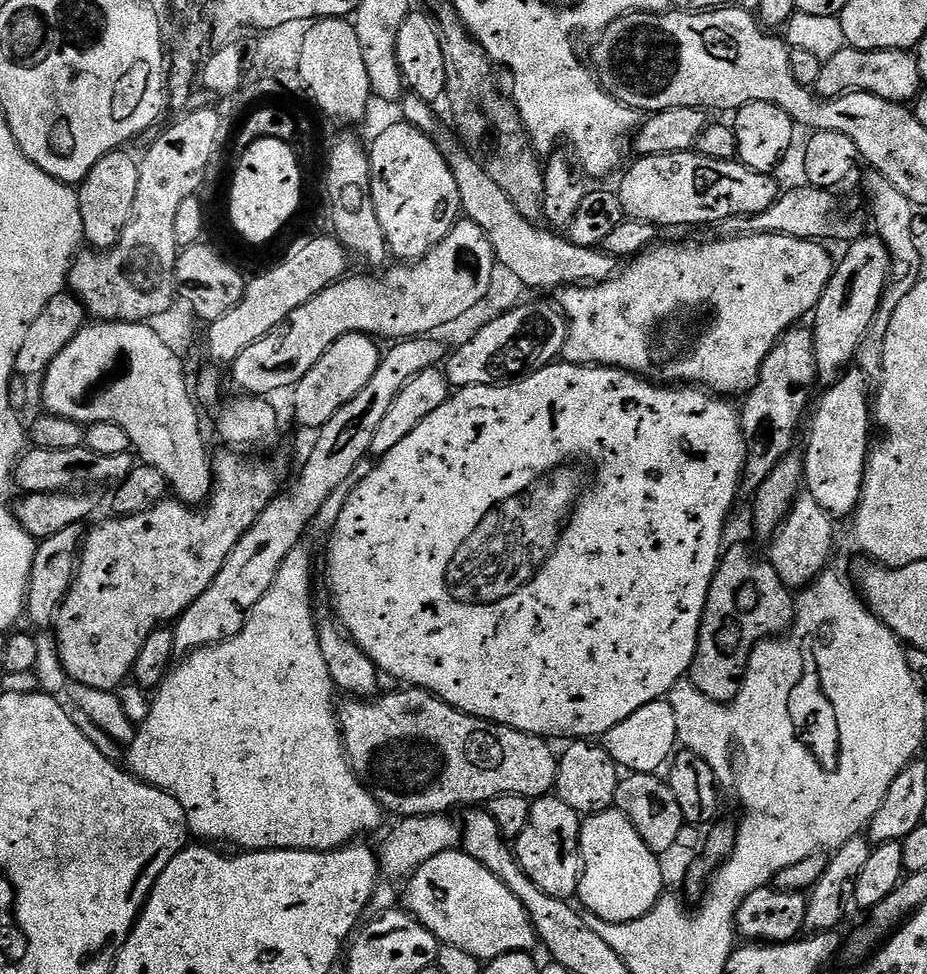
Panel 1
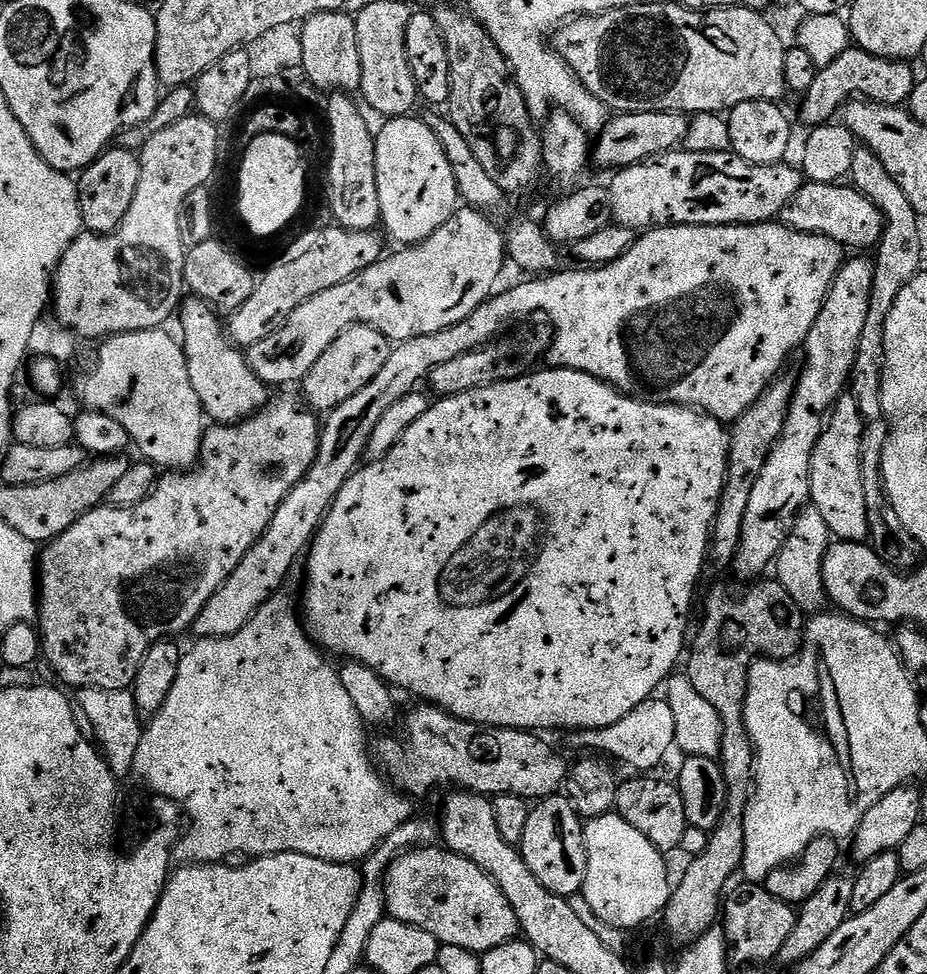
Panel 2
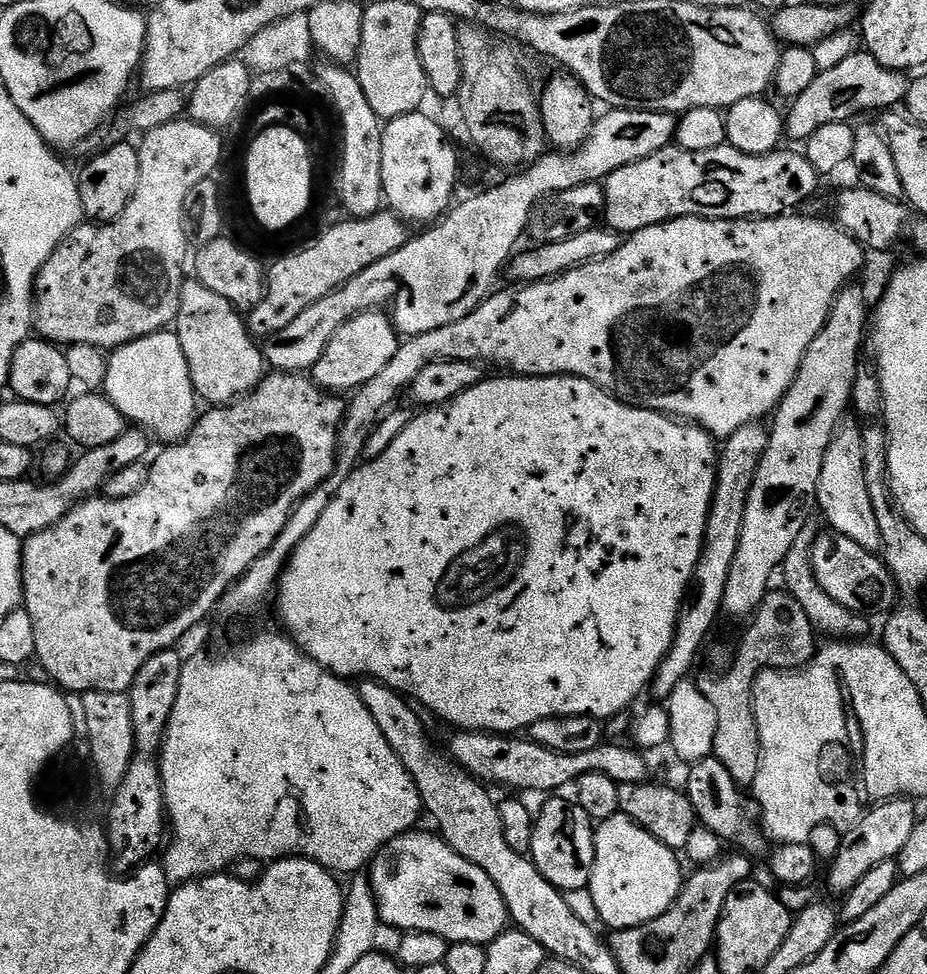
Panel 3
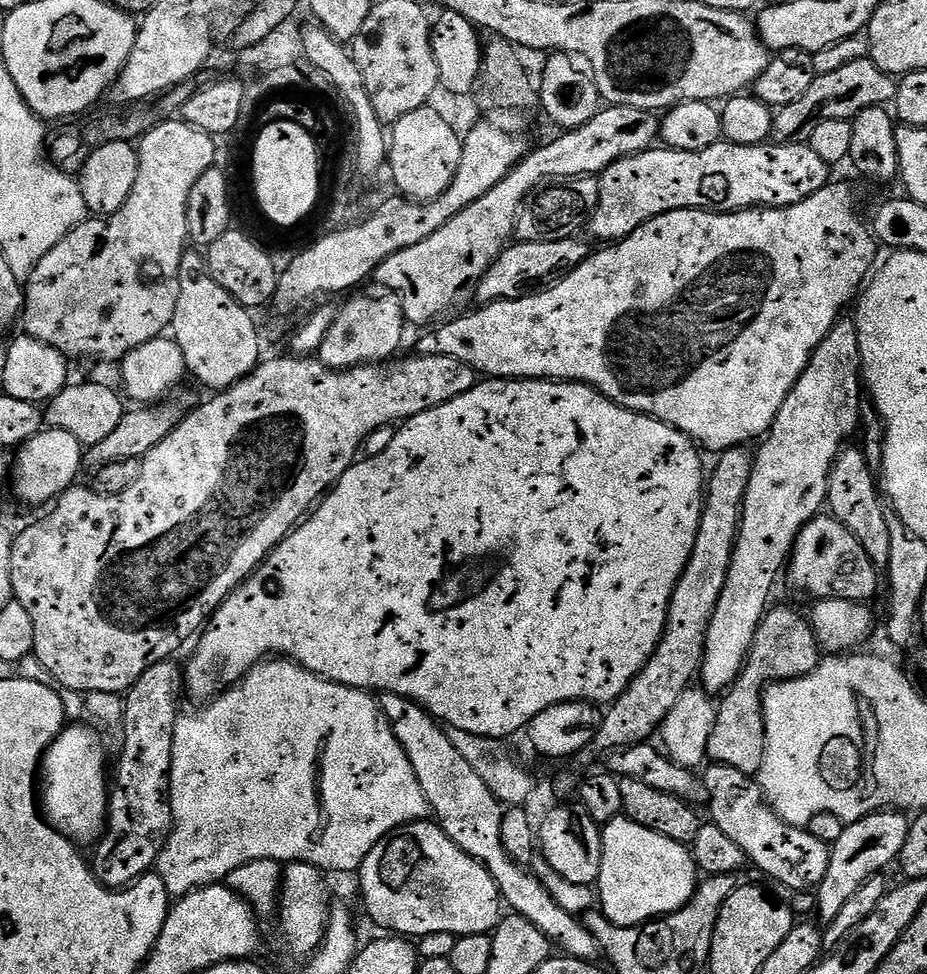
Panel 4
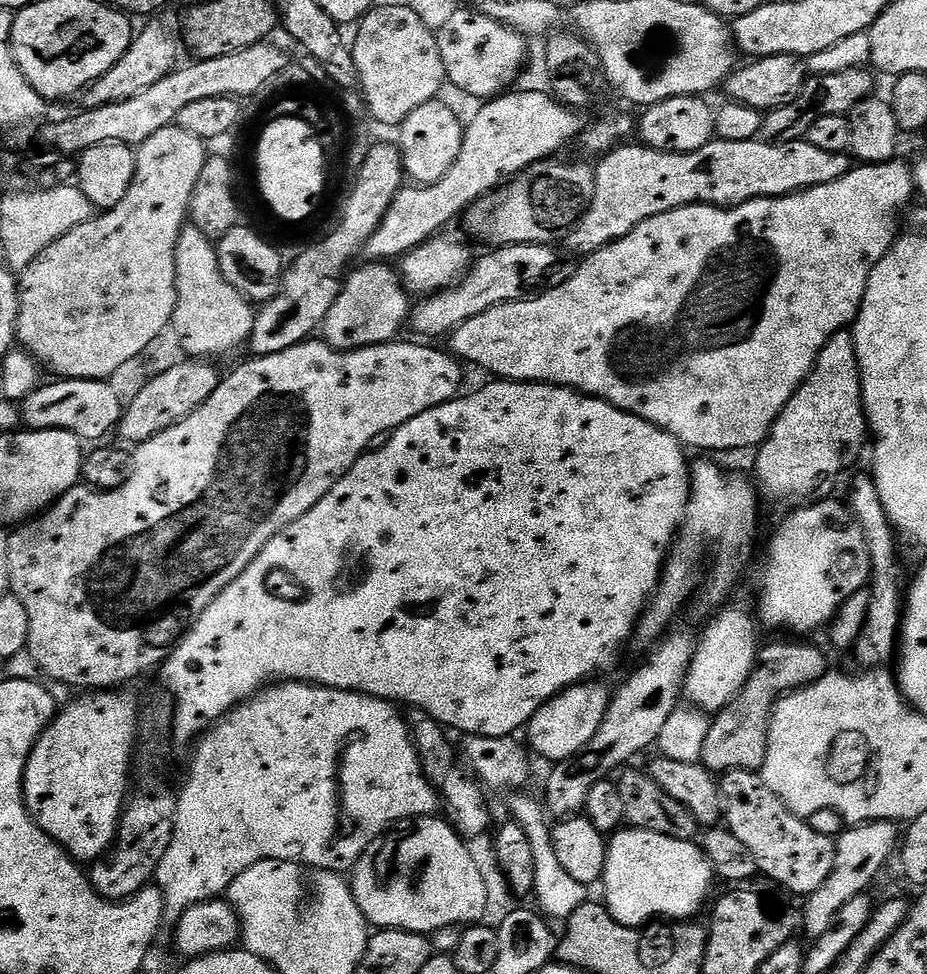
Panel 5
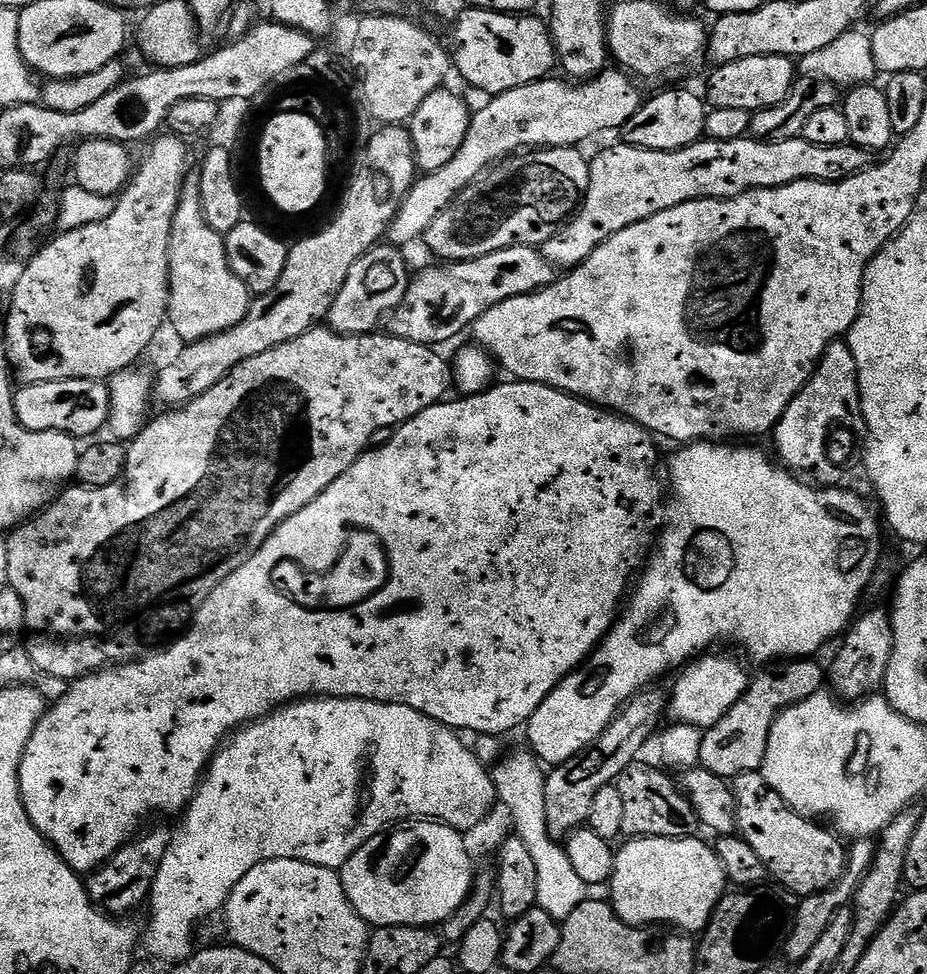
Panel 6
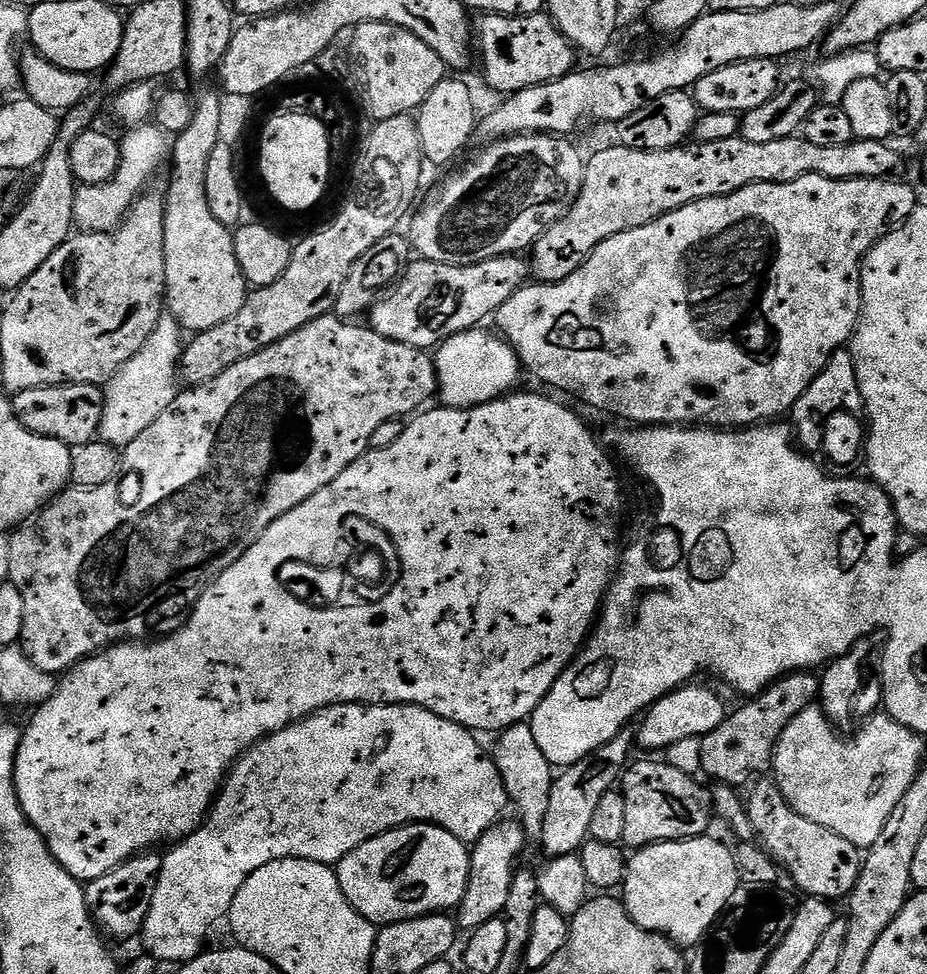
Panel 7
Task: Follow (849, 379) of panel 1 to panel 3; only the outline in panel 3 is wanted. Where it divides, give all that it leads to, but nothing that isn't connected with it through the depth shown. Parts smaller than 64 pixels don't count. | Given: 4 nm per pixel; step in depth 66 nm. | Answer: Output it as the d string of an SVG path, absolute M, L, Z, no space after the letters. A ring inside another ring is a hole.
M848 418L841 423L833 436L826 454L822 458L822 474L816 479L816 503L818 512L824 515L829 529L862 546L862 550L879 553L882 549L882 530L878 530L878 518L874 514L874 506L870 506L870 493L866 491L866 469L862 467L862 434L860 425L855 419Z

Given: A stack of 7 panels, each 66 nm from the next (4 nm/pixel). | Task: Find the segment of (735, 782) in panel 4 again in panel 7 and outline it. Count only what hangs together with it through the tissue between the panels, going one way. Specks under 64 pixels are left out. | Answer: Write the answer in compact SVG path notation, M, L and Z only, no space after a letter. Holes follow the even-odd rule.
M768 778L757 779L751 785L752 793L746 796L750 826L760 848L784 872L788 871L789 878L804 891L805 897L829 902L843 901L858 882L861 849L846 842L846 838L838 838L834 830L826 830L826 826L818 826L818 822L802 818L784 801L784 795L775 783L771 779L764 779Z

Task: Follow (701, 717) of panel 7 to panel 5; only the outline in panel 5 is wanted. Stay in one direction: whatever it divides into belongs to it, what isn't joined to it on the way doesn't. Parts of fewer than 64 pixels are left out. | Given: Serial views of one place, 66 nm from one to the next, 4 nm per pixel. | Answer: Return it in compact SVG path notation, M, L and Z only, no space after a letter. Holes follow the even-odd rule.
M740 604L724 608L704 628L704 637L699 637L692 661L688 667L688 677L684 683L683 699L691 707L705 714L721 712L746 686L750 674L756 669L758 643L756 644L758 620Z

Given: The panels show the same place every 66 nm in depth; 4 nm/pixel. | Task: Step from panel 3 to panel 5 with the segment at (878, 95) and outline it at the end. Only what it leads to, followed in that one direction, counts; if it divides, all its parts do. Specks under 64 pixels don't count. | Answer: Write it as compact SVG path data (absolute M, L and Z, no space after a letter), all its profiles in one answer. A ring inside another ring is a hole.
M859 67L825 76L813 75L805 80L802 94L798 94L798 98L794 98L794 102L781 108L773 108L764 116L758 139L764 144L785 144L803 140L807 137L810 126L814 126L814 122L818 122L818 118L826 118L826 114L847 116L854 106L858 106L858 102L869 99L873 95L873 73L866 71L868 70Z

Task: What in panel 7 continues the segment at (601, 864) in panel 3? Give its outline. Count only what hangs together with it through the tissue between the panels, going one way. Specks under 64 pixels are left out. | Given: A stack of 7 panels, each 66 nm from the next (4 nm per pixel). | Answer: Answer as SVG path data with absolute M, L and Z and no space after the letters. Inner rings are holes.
M705 834L690 840L668 840L665 844L652 844L649 848L633 851L628 860L628 869L624 871L622 903L632 915L633 922L647 932L659 932L661 936L667 936L673 944L684 950L699 945L705 939L703 936L707 934L708 927L720 916L720 908L727 909L733 903L732 895L736 887L740 888L742 884L733 849L710 837Z

